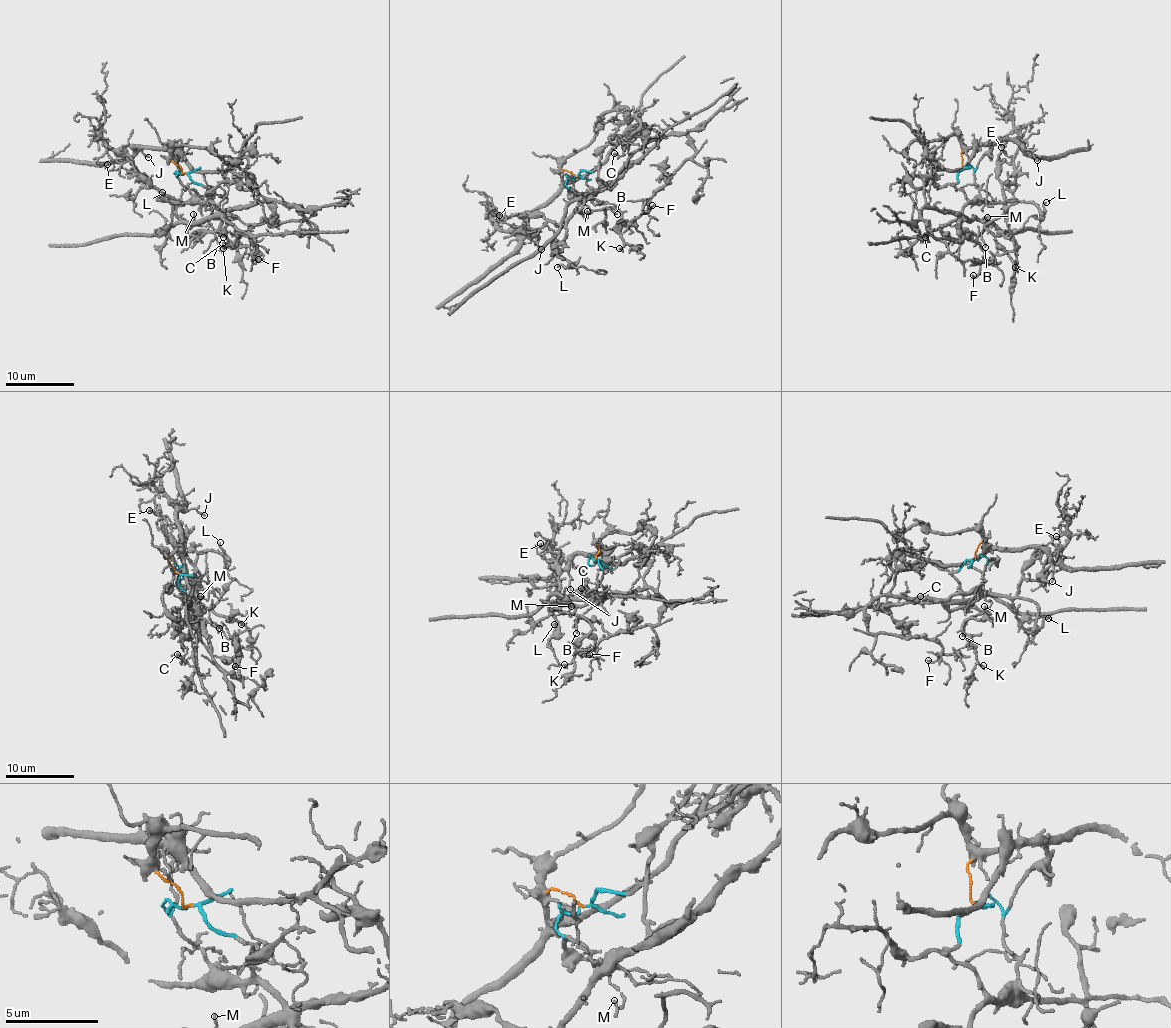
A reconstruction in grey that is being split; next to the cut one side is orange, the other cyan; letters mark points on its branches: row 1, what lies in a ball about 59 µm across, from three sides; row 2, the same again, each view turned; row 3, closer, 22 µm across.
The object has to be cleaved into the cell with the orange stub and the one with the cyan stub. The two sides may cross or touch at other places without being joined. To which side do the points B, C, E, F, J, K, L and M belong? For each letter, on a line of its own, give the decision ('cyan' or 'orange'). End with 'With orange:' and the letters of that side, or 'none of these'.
B: cyan
C: cyan
E: orange
F: cyan
J: orange
K: cyan
L: cyan
M: cyan
With orange: E, J

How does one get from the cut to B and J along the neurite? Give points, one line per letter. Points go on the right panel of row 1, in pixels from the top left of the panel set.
B: (964, 168), (958, 173), (955, 185), (967, 199), (959, 227), (975, 235), (986, 226), (981, 233), (984, 247)
J: (964, 168), (960, 154), (964, 149), (1005, 138), (1019, 141), (1038, 161)

